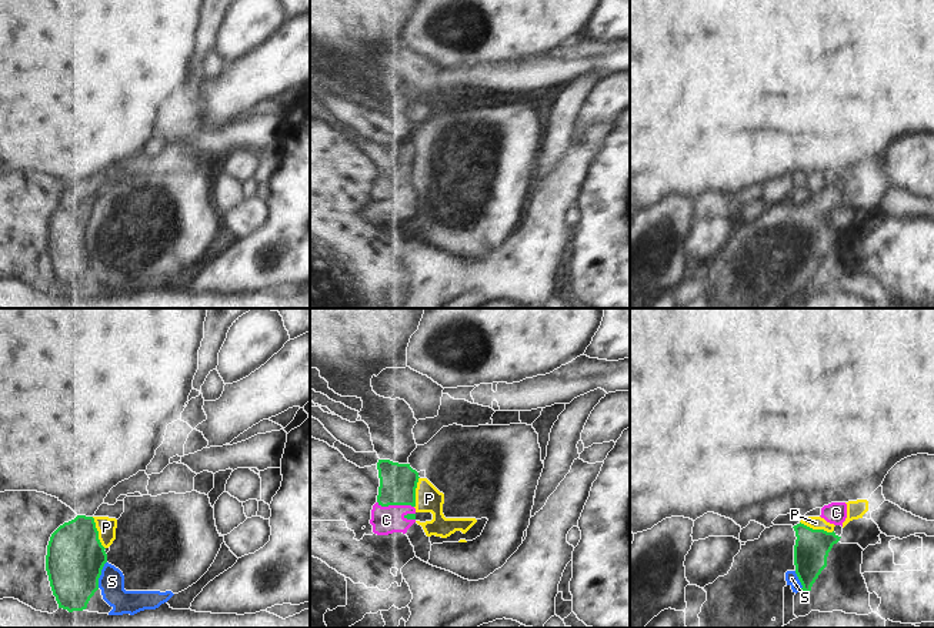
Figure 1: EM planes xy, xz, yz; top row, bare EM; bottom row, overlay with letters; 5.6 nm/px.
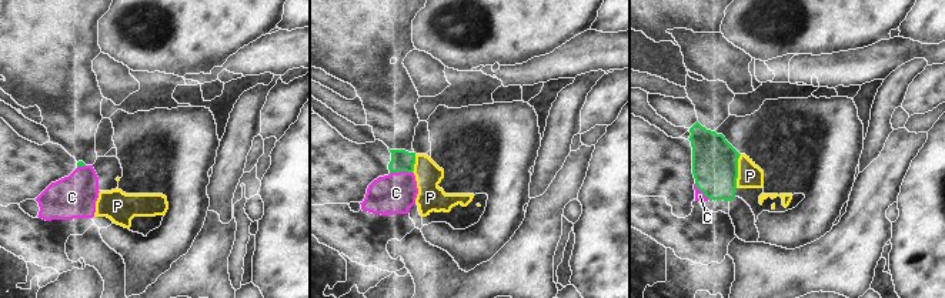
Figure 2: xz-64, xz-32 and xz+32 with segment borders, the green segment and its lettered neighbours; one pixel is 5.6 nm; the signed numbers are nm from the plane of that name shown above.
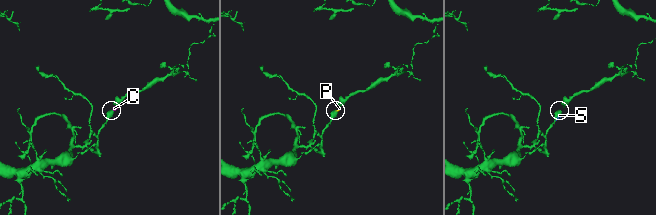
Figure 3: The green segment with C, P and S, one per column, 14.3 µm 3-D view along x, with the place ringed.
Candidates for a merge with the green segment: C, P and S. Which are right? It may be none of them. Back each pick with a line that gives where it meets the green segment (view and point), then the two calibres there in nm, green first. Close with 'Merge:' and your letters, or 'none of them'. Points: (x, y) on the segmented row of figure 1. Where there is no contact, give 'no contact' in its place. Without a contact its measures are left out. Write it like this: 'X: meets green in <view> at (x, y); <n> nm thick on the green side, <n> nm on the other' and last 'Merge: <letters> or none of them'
C: meets green in xz at (396, 504); 200 nm thick on the green side, 160 nm on the other
Merge: C

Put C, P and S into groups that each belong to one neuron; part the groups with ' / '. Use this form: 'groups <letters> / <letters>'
groups C / P S

